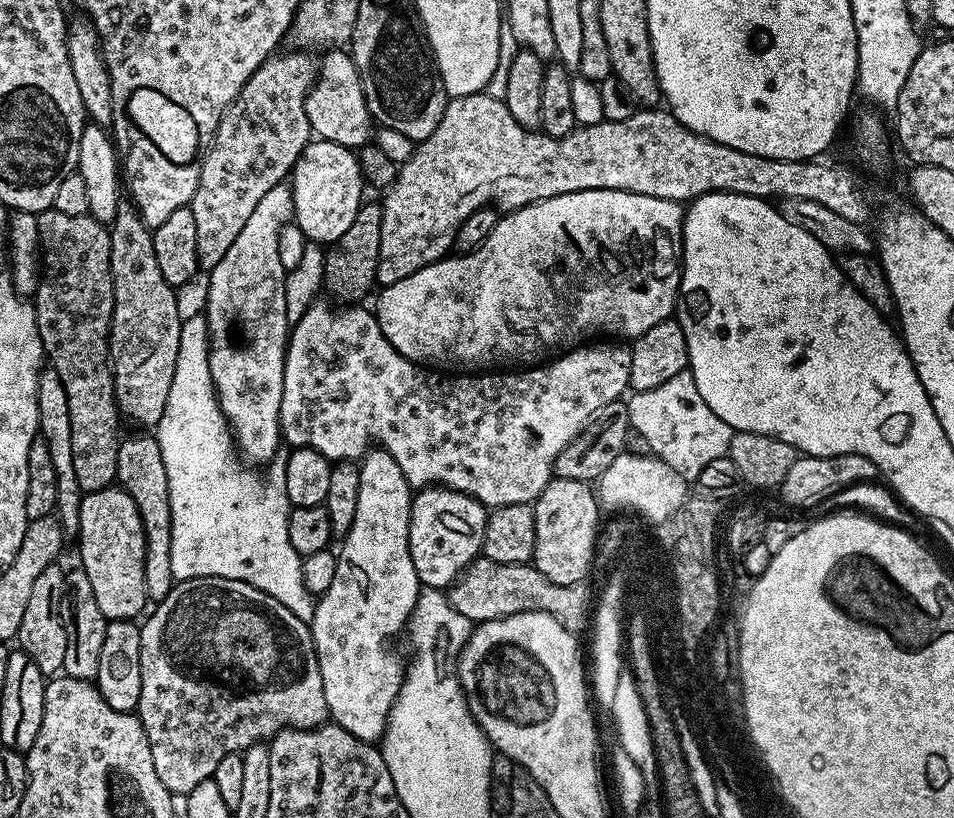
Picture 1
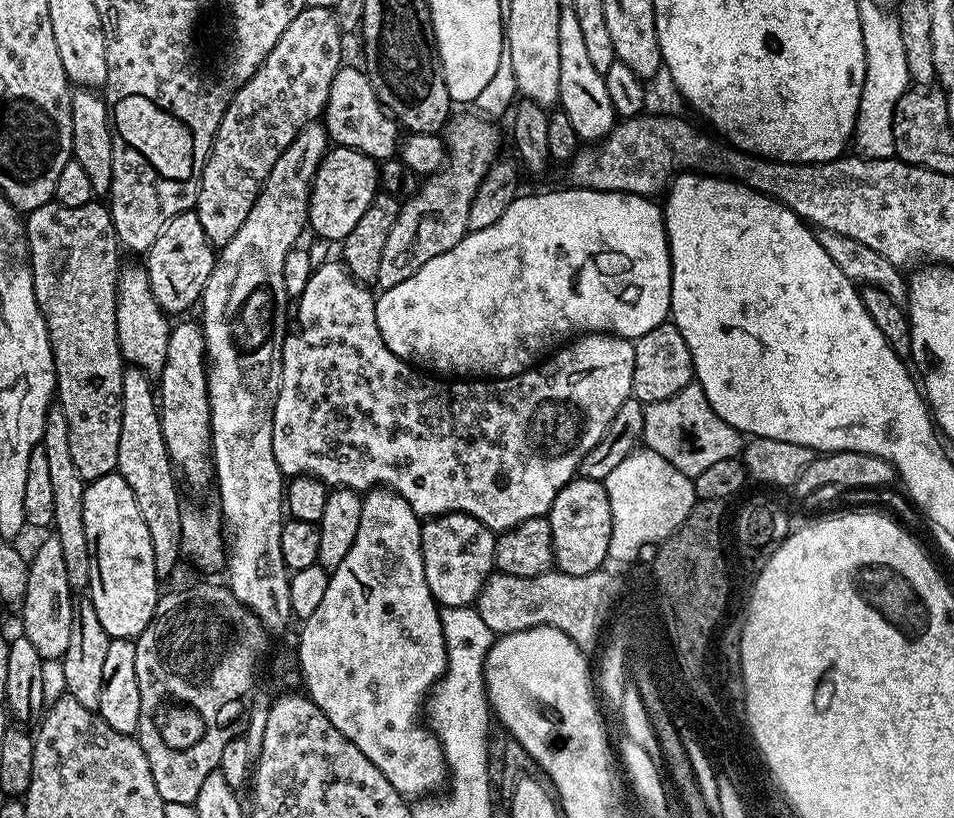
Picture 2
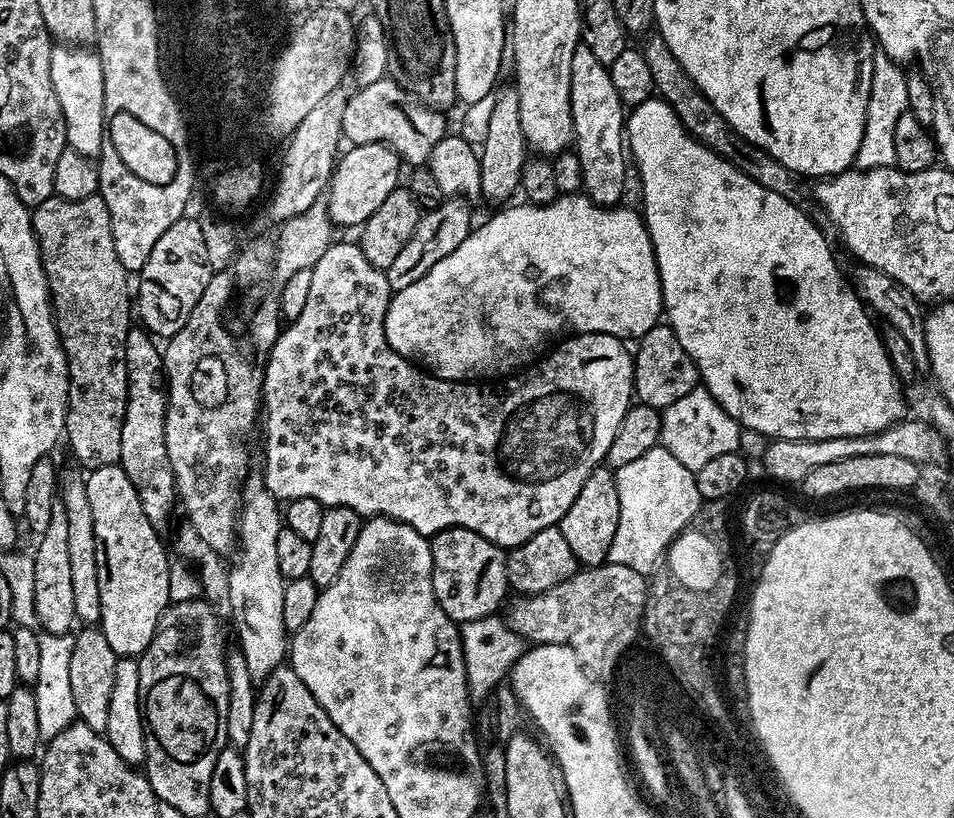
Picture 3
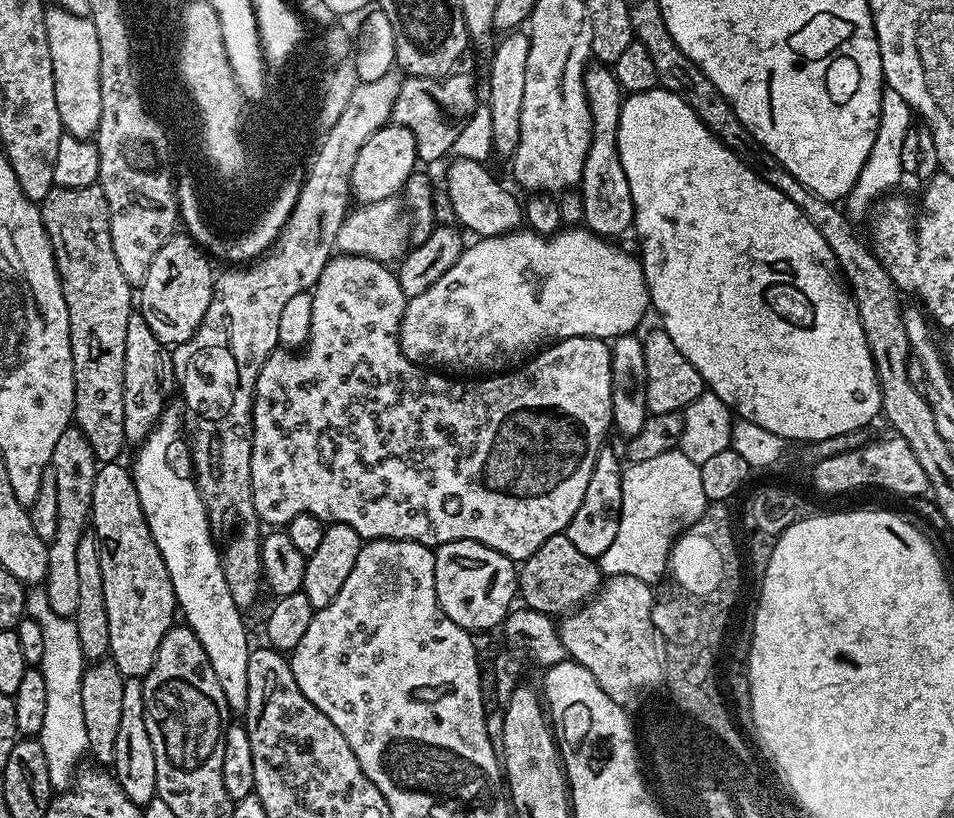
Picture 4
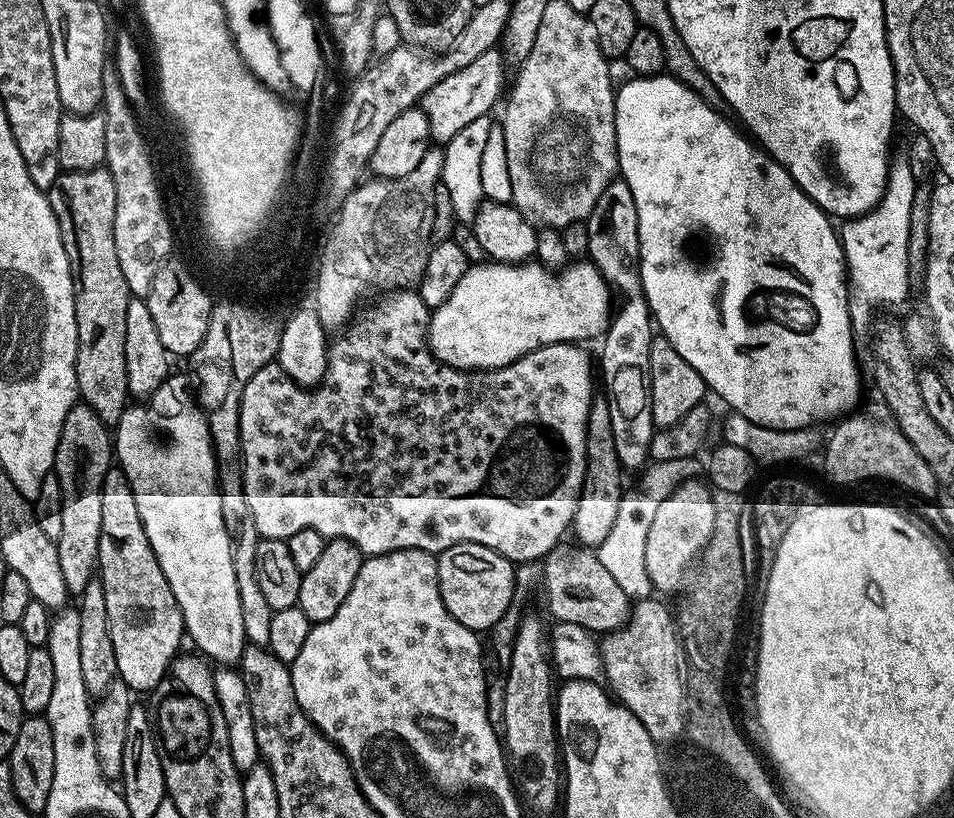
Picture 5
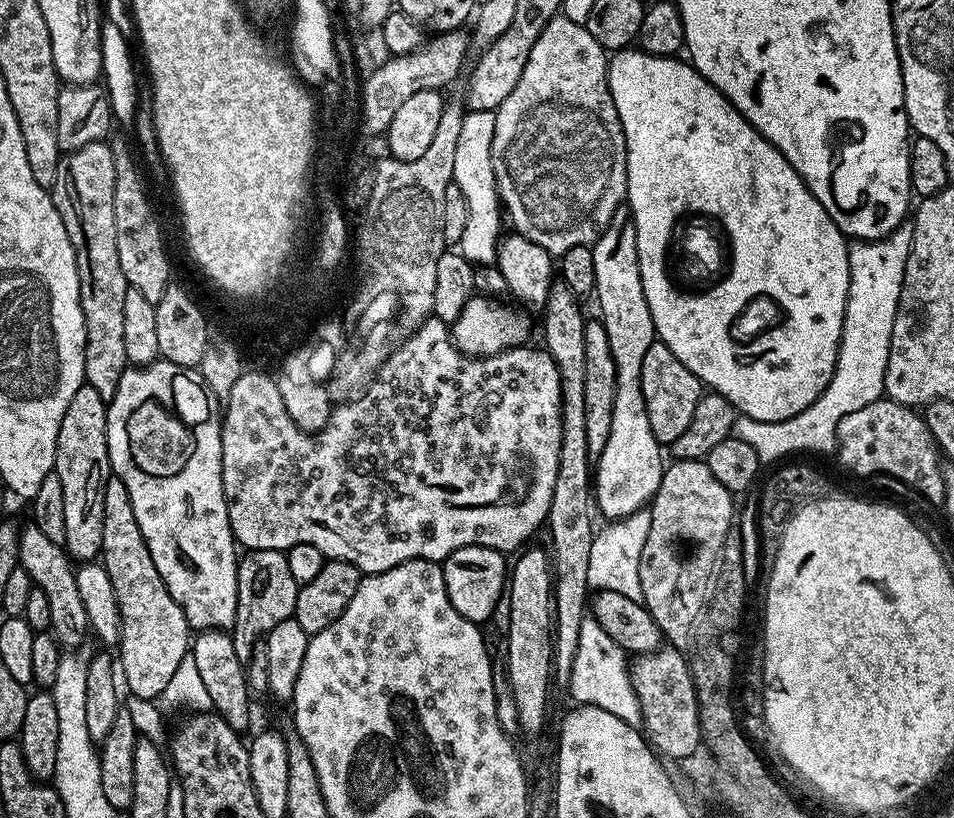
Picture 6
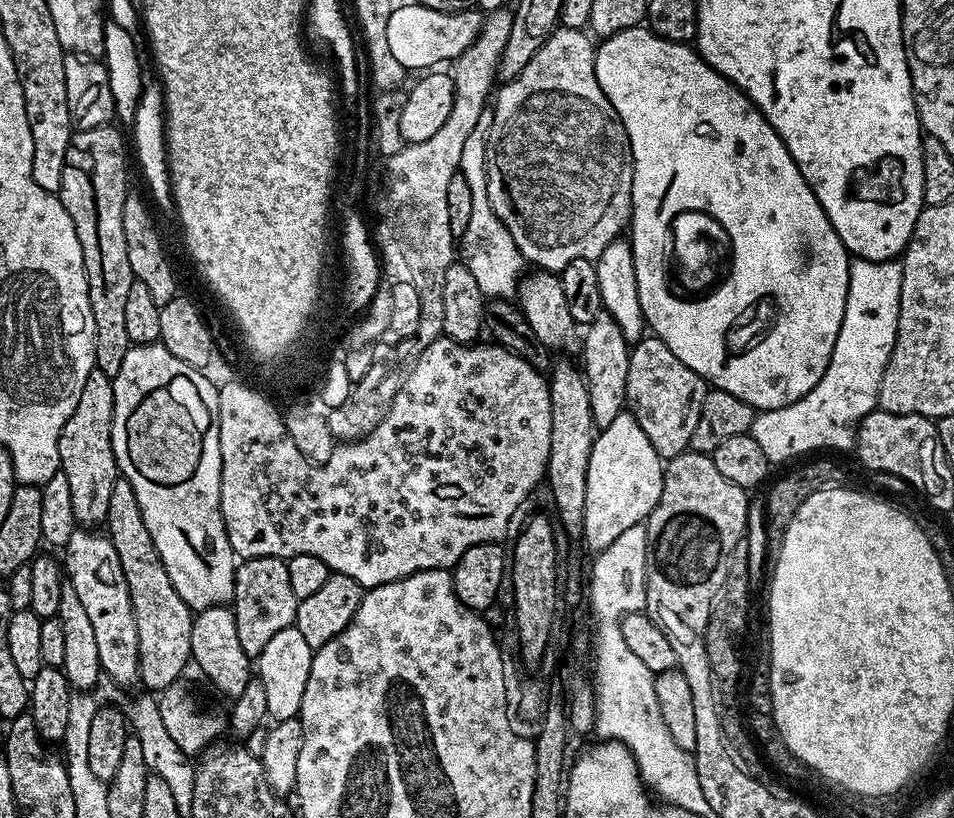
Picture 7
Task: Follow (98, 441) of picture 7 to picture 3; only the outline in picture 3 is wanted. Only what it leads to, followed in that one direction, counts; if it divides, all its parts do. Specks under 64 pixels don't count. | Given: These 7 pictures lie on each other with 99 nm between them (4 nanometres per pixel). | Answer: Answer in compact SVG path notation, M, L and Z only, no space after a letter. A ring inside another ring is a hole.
M57 502L54 514L50 514L50 526L39 533L37 540L40 541L36 544L36 550L31 553L34 562L34 610L38 613L38 622L43 631L67 636L73 631L72 624L77 623L77 618L68 557L66 506Z

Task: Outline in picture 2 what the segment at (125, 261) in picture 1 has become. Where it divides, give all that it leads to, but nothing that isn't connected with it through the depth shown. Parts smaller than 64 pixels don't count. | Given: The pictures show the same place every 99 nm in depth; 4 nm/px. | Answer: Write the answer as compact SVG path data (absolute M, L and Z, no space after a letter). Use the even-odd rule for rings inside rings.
M125 263L116 280L116 317L118 318L118 346L131 367L141 368L149 377L159 377L166 362L166 346L170 346L173 325L168 324L169 313L161 308L152 293L148 269L143 263Z

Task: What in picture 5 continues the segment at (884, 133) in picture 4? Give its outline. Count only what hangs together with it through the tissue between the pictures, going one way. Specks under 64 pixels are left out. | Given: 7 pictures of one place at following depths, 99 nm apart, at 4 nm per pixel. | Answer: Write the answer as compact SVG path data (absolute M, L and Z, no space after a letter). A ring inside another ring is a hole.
M907 151L893 155L888 162L888 181L880 203L863 216L848 218L839 225L838 235L840 245L844 248L844 262L848 273L848 317L852 323L853 333L871 333L874 321L877 319L876 311L887 304L900 304L910 296L907 276L907 243L910 239L910 210L913 209L914 192L918 179L914 176L908 161Z

